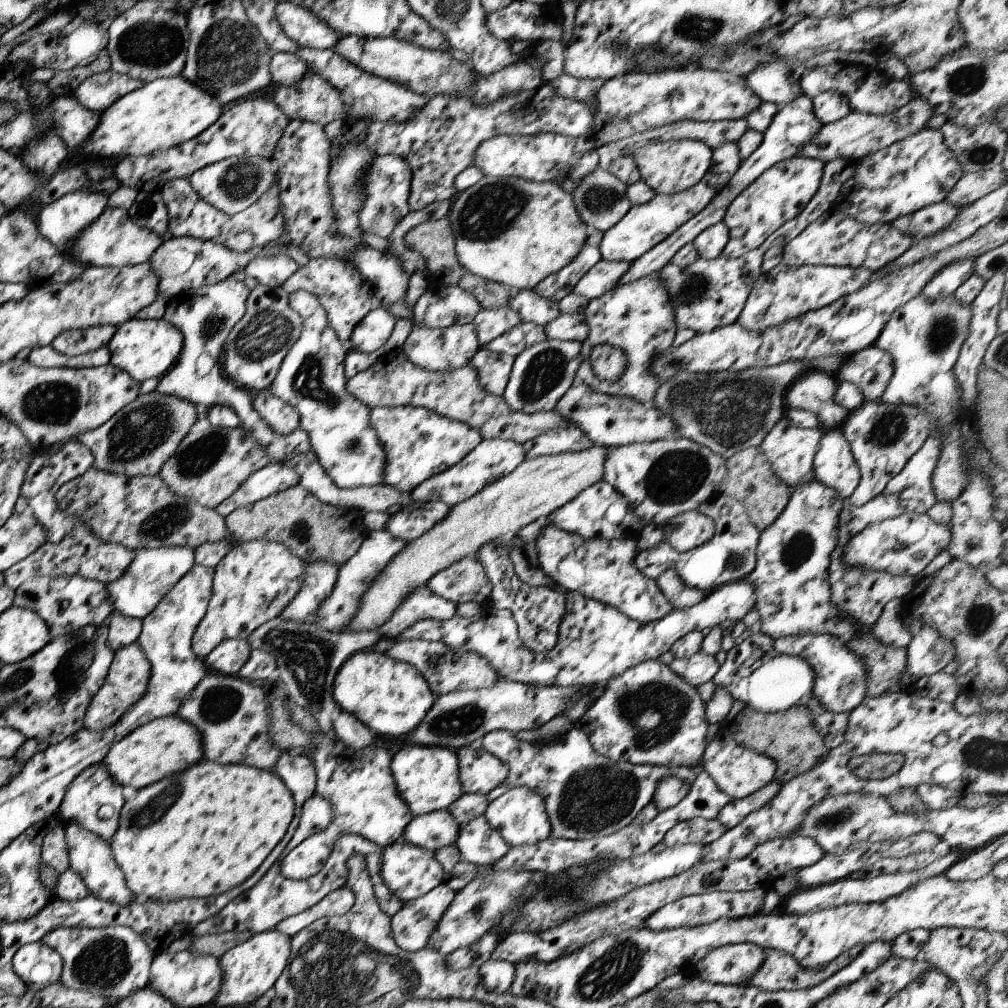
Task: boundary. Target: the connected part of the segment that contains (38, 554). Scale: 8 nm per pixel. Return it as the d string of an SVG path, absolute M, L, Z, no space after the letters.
M69 439L53 456L41 454L40 450L27 465L20 486L20 496L27 498L28 508L42 525L45 533L43 544L23 560L10 566L5 572L4 585L15 590L22 582L35 577L49 579L65 575L79 575L108 585L118 579L133 560L134 551L120 544L104 543L95 537L86 525L76 517L66 515L57 508L54 494L57 489L72 478L83 474L93 464L91 451L77 440Z

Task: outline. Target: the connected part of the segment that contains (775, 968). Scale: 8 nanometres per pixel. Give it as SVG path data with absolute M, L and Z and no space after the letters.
M863 943L856 944L851 948L842 952L837 958L831 959L827 966L820 971L808 971L802 969L798 962L784 950L767 949L763 950L764 959L762 965L756 970L754 975L747 978L746 982L741 984L744 987L757 987L767 992L773 991L800 991L810 989L812 986L817 986L824 980L827 980L832 974L847 966L861 951L865 945Z

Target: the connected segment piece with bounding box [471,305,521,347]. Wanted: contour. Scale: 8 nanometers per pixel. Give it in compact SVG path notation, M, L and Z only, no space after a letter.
M507 305L494 309L481 309L471 324L474 326L477 342L484 347L490 340L506 333L521 322L519 315Z

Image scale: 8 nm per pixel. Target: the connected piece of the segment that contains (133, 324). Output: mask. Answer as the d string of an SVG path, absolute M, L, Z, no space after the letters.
M129 319L122 322L107 342L109 364L121 369L138 383L147 378L159 378L175 362L182 350L182 334L172 324L161 319Z

